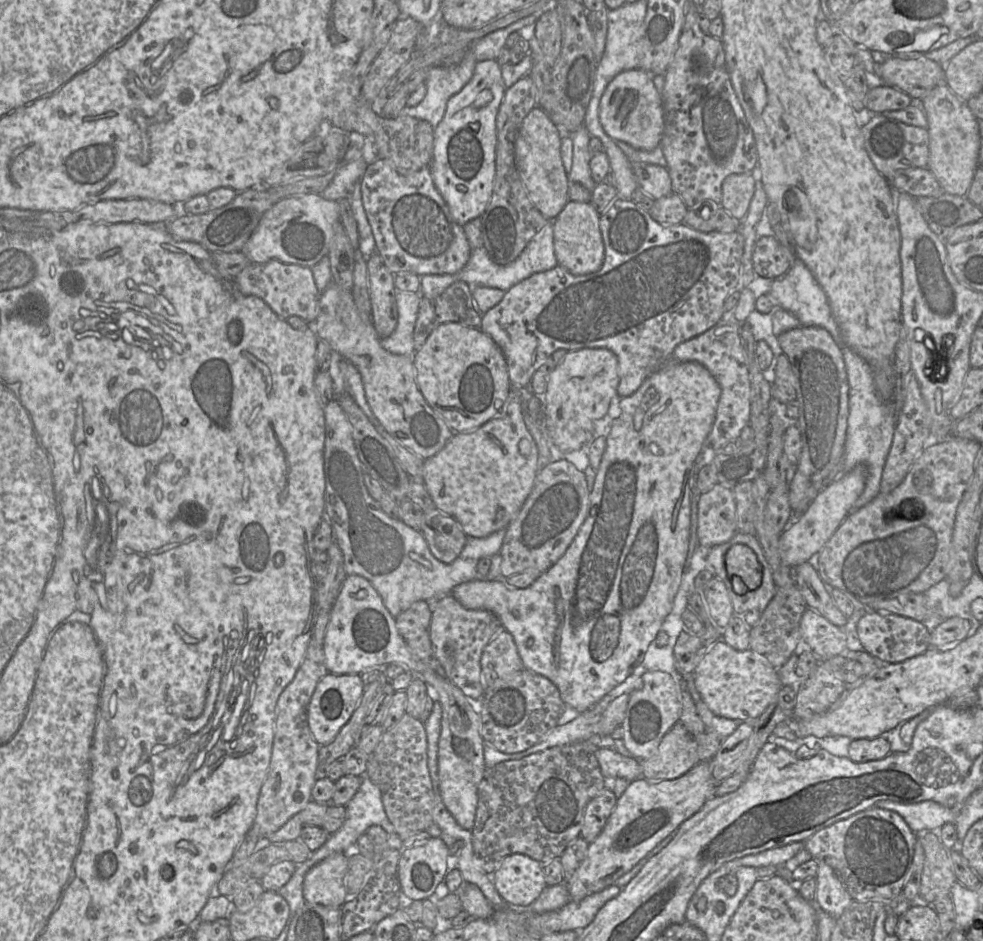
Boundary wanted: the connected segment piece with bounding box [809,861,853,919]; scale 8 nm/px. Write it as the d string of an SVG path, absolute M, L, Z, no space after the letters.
M818 861L819 866L816 873L816 896L814 901L809 901L813 904L815 909L821 909L833 918L838 918L843 911L851 904L853 899L844 888L838 877L836 876L834 870L822 861Z

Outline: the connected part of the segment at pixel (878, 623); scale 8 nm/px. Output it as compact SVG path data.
M865 614L857 623L857 634L863 650L885 663L903 662L930 648L930 628L927 625L895 614Z

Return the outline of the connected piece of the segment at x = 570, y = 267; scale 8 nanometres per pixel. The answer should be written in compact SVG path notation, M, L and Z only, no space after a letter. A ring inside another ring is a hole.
M569 201L552 220L554 253L558 265L573 275L591 274L602 266L605 249L599 225L600 216L591 202Z

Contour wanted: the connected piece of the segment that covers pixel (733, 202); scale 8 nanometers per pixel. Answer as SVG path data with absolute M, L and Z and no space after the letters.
M750 173L731 174L722 183L722 207L734 218L742 220L748 212L755 192L755 179Z

